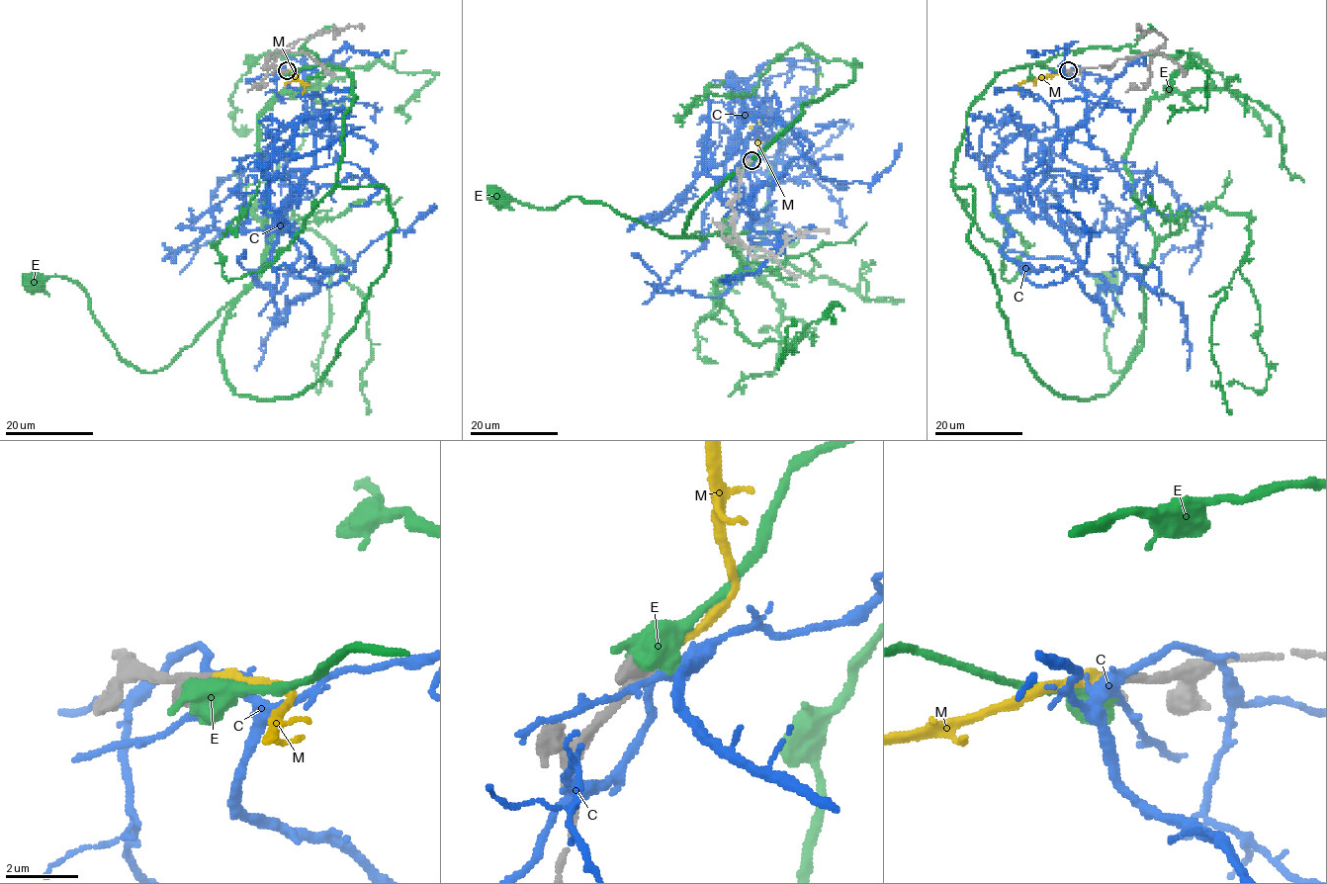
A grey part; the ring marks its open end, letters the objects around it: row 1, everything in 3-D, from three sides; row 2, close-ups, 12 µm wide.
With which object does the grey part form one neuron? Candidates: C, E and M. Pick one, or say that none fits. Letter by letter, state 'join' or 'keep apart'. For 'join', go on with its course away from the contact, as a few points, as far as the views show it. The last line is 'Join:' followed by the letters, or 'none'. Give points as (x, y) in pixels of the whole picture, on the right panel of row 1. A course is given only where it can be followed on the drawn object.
C: keep apart
E: keep apart
M: join; course (1068, 70), (1024, 80), (1017, 87), (1020, 95)
Join: M

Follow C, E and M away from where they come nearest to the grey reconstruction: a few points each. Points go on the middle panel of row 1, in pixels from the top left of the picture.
C: (751, 161), (777, 179), (780, 141), (756, 130), (719, 180), (762, 210), (726, 291), (668, 292), (631, 252)
E: (750, 160), (815, 89), (801, 45), (858, 64), (703, 197), (695, 236), (574, 196), (499, 198)
M: (751, 160), (759, 151), (756, 125), (766, 113)

